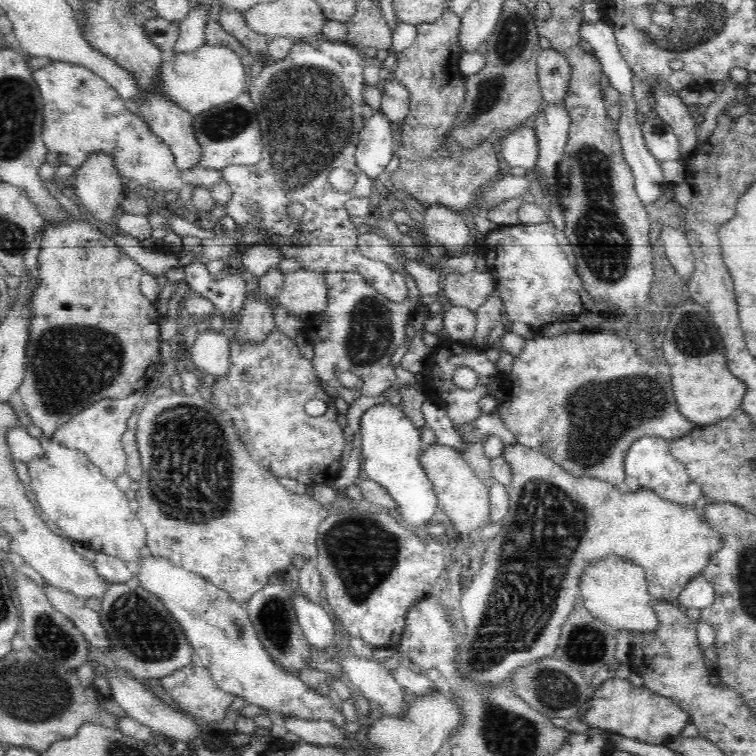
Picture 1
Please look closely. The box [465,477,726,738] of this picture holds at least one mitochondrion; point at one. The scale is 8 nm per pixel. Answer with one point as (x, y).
(554, 688)

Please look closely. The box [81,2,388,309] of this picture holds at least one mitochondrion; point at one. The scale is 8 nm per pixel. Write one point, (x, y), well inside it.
(306, 111)

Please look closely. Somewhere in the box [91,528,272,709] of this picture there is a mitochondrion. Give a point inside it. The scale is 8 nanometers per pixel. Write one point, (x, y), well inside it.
(142, 629)

